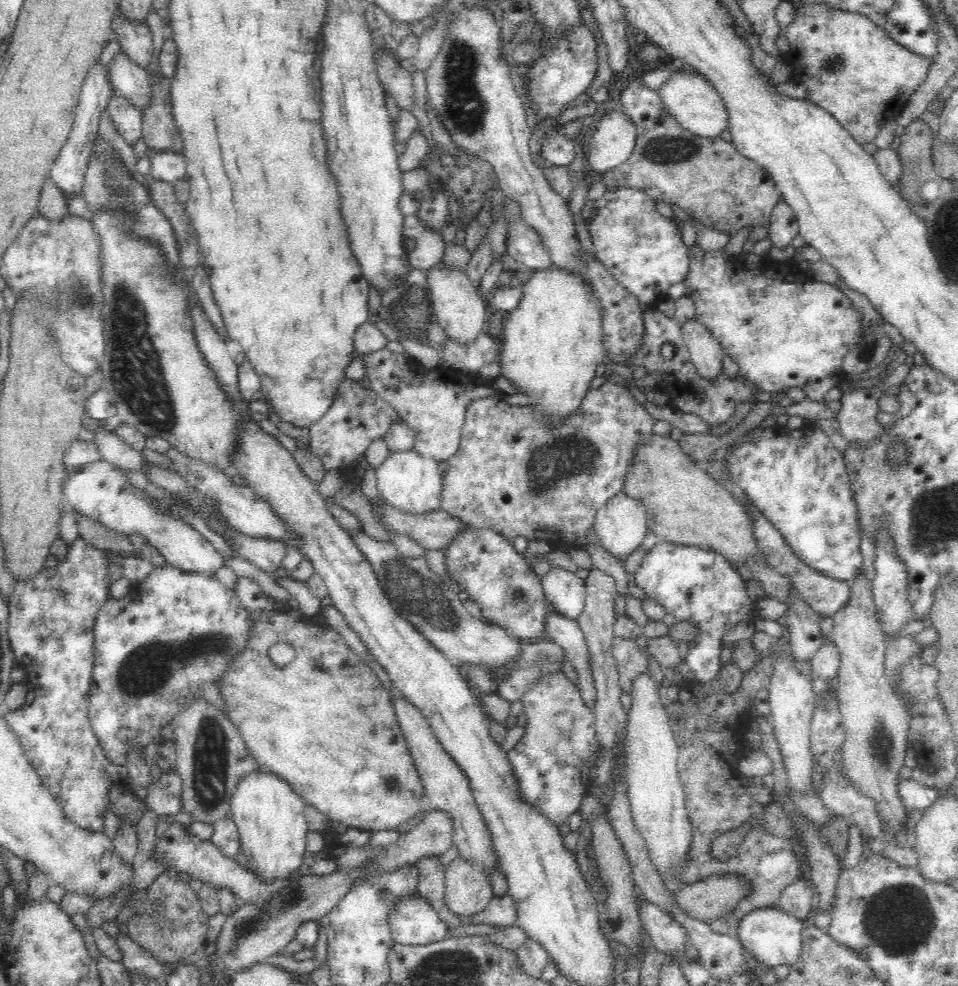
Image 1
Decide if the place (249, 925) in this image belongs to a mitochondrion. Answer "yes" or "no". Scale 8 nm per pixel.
yes

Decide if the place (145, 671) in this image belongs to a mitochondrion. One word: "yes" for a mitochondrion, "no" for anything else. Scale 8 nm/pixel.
yes

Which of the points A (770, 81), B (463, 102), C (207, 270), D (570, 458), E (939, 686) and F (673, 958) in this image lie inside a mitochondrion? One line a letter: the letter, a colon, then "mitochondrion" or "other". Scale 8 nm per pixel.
A: other
B: mitochondrion
C: other
D: mitochondrion
E: other
F: other

